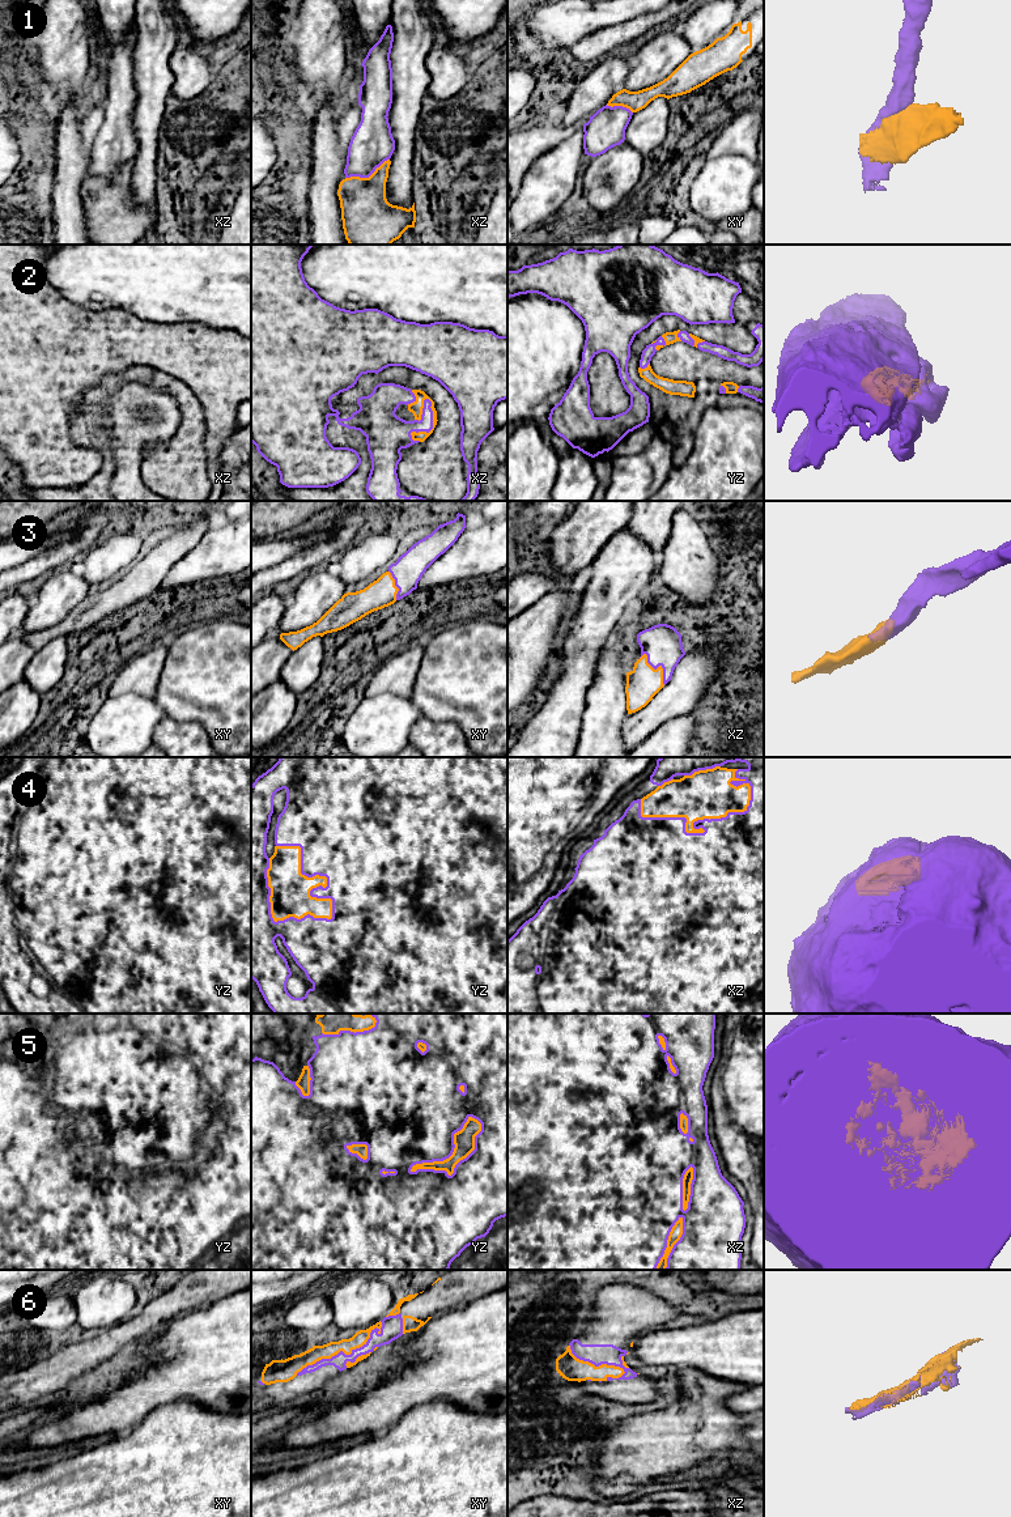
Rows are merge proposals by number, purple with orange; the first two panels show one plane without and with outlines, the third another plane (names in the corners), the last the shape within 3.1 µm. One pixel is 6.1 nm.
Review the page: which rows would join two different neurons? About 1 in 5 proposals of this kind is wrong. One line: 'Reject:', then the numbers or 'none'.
Reject: 1

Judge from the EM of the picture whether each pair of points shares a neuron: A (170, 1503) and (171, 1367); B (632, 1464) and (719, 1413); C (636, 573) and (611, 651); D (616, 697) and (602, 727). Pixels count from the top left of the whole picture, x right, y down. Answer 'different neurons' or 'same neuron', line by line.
A: different neurons
B: same neuron
C: different neurons
D: same neuron

